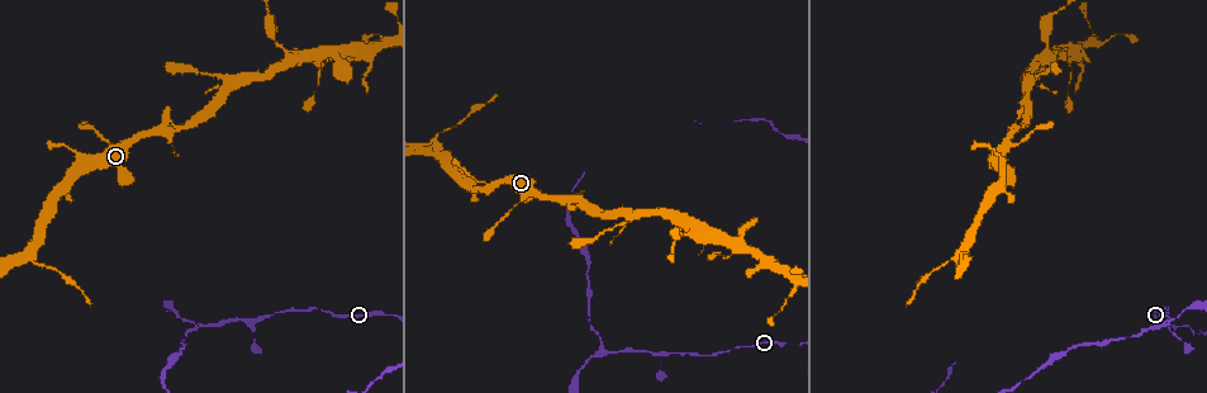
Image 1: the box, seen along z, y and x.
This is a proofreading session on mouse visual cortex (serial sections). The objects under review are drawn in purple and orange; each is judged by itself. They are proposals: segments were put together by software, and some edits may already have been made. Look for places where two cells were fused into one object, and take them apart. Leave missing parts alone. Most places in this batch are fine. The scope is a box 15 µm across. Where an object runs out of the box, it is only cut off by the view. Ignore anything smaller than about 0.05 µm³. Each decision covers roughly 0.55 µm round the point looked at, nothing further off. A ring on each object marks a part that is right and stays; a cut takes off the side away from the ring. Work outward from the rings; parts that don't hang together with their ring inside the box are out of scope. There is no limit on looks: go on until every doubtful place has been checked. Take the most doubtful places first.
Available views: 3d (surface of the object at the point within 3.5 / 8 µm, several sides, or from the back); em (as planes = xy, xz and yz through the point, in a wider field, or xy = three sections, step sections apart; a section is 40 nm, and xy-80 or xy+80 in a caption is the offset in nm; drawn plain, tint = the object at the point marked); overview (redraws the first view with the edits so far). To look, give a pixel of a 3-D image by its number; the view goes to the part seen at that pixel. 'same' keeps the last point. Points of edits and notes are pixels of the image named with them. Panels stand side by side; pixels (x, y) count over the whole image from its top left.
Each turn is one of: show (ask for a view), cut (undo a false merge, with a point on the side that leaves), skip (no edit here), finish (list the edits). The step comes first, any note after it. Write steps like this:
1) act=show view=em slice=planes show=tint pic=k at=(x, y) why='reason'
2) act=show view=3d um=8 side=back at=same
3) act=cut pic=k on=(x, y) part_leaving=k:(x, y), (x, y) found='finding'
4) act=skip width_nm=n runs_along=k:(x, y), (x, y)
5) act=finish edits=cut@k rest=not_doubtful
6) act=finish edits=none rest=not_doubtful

act=show view=3d um=3.5 pic=1 at=(255, 319) why='arms part here'

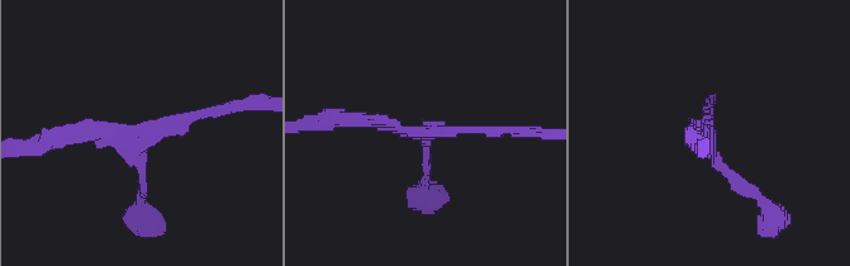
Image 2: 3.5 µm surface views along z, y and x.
act=skip runs_along=2:(218, 109), (145, 137), (58, 137) found='one cell here'

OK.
act=show view=3d um=3.5 pic=1 at=(606, 352) why='abrupt turn'

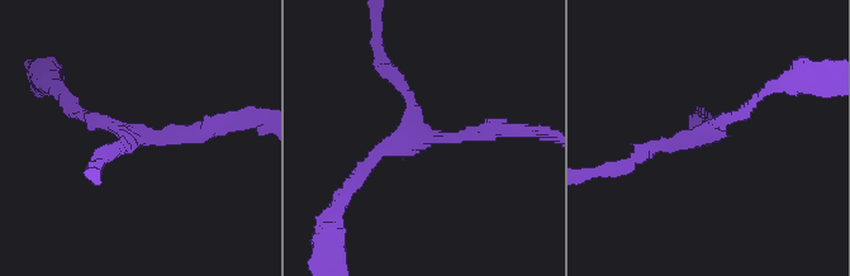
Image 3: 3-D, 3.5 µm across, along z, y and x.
act=show view=em slice=xy step=3 show=tint pic=3 at=(141, 142) arms=3 arm_widths_nm=150,200,200

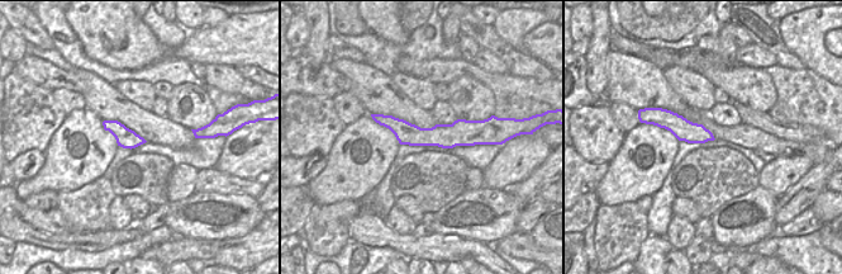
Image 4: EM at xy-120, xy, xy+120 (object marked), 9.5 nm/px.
act=skip runs_along=3:(508, 129), (427, 137), (388, 71) found='one cell here'

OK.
act=show view=3d um=3.5 pic=1 at=(229, 84) why='branch point'

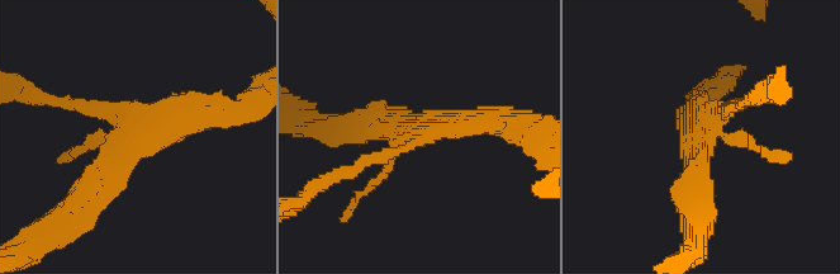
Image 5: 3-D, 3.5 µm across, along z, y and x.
act=show view=em slice=xy step=3 show=tint pic=5 at=(699, 136) why='now the EM'

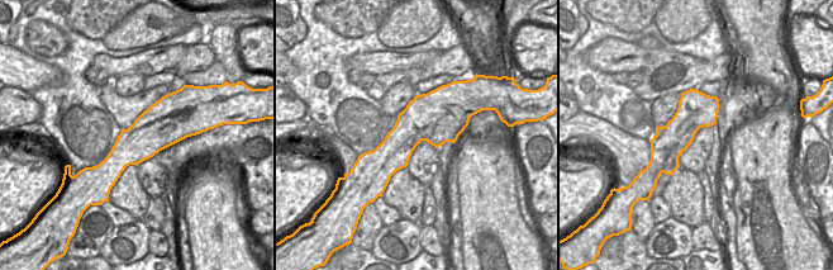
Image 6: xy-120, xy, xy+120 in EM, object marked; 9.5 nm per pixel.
act=skip runs_along=5:(81, 206), (143, 127), (214, 116) found='all the same cell'

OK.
act=finish edits=none rest=not_doubtful

